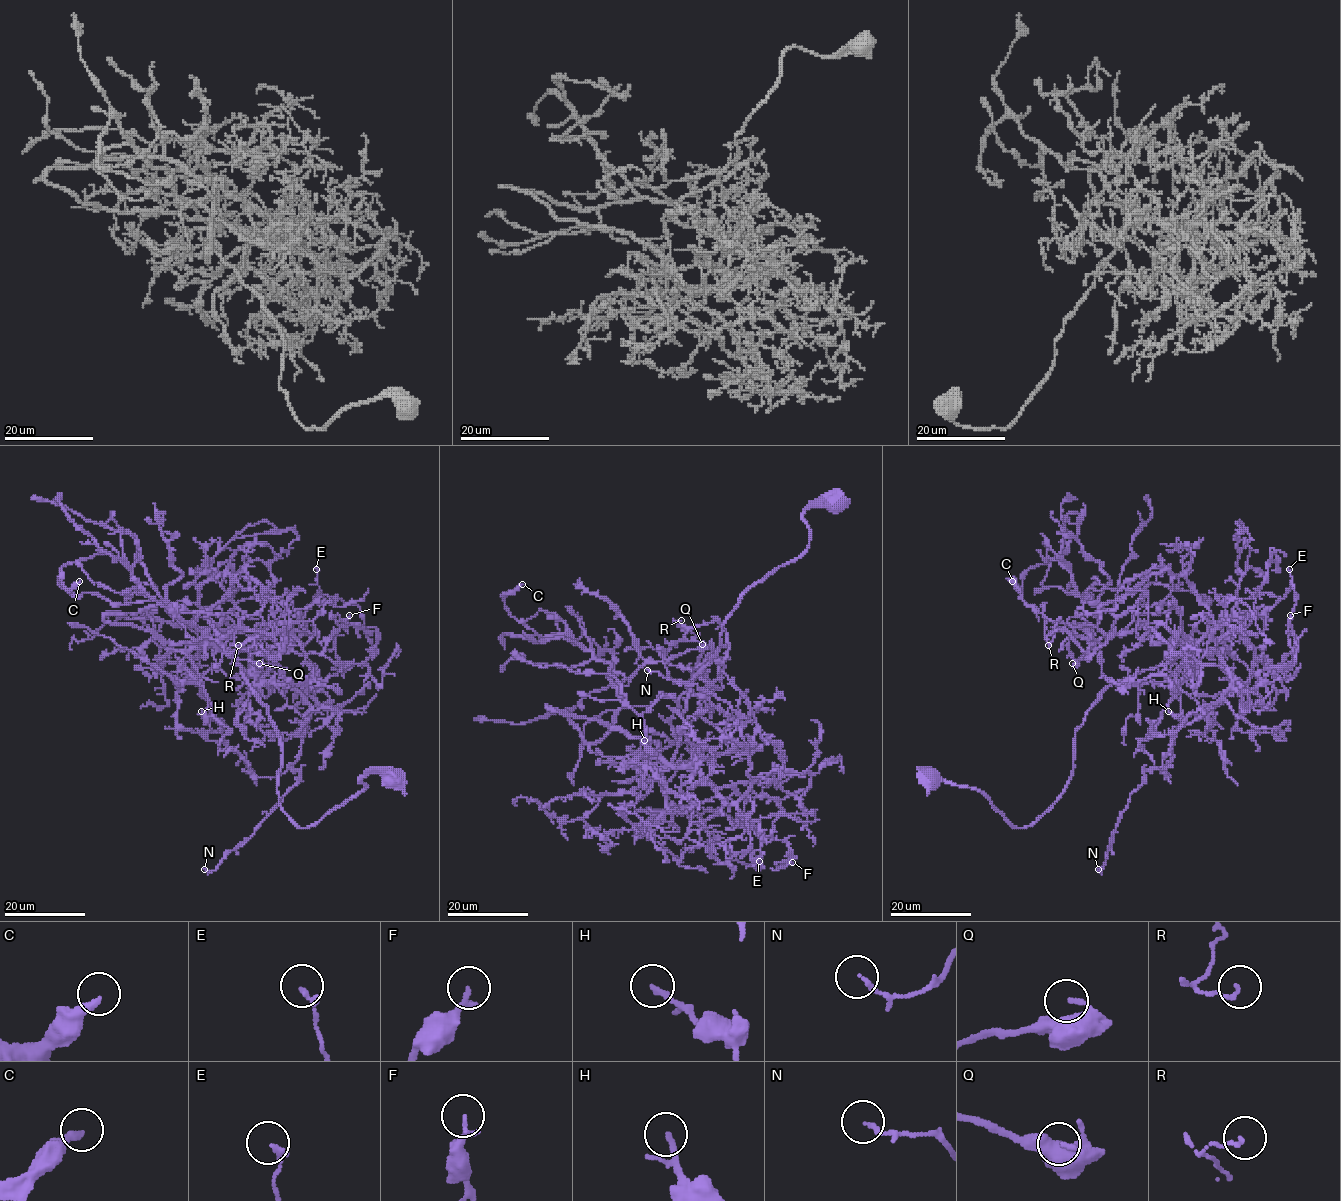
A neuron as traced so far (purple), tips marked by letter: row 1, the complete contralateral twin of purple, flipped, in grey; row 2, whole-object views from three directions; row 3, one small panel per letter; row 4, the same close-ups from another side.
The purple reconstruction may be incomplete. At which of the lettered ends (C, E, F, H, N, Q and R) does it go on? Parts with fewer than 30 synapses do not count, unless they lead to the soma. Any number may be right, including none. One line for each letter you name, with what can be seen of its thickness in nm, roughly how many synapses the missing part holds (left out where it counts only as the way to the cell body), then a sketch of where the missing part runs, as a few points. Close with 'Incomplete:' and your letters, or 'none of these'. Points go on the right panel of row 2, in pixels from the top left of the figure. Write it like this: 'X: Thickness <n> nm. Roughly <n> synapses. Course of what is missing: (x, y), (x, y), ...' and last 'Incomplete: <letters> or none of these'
Incomplete: none of these

